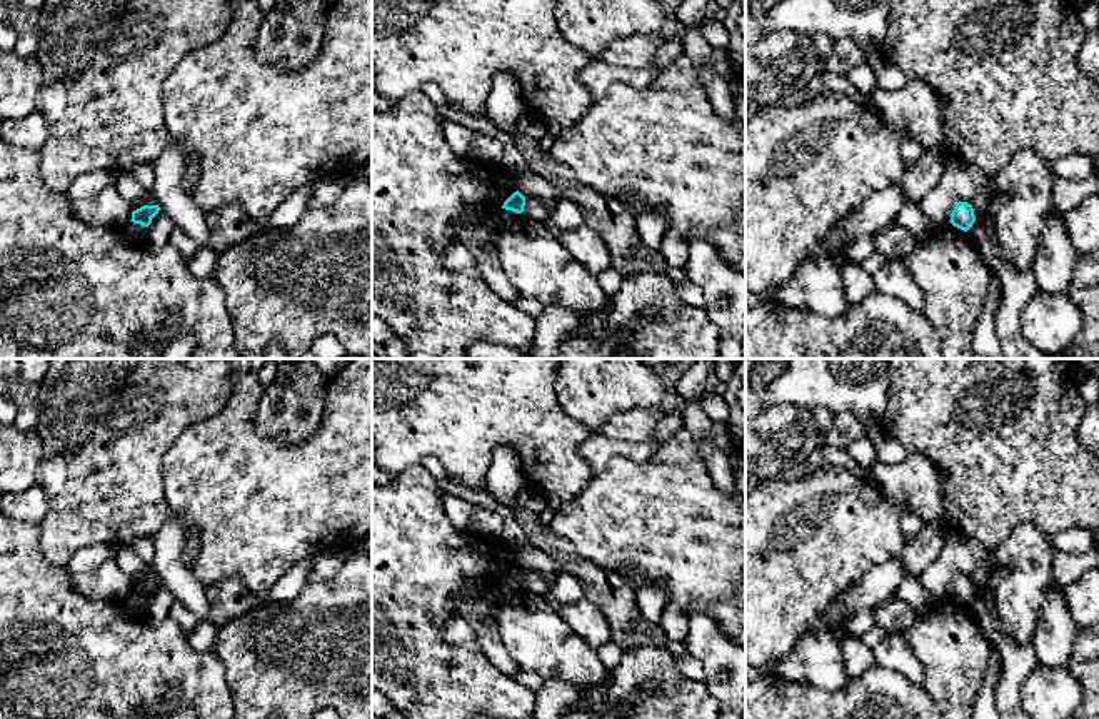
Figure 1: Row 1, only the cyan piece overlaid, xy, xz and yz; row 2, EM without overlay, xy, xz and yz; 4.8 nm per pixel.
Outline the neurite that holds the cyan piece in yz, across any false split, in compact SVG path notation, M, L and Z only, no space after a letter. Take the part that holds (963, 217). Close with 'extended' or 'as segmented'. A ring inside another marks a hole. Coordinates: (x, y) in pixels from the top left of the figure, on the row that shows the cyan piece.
M967 202L956 204L949 222L954 227L967 232L972 227L972 224L976 222L976 215L974 215L972 205L967 204Z; as segmented

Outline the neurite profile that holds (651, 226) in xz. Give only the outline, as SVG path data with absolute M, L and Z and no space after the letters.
M655 207L652 210L642 212L635 217L635 230L640 245L659 250L660 242L667 232L665 210Z

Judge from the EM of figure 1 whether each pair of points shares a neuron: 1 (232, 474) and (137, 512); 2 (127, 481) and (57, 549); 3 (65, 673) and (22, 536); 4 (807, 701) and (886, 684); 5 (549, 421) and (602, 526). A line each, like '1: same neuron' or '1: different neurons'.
1: different neurons
2: same neuron
3: same neuron
4: same neuron
5: different neurons

